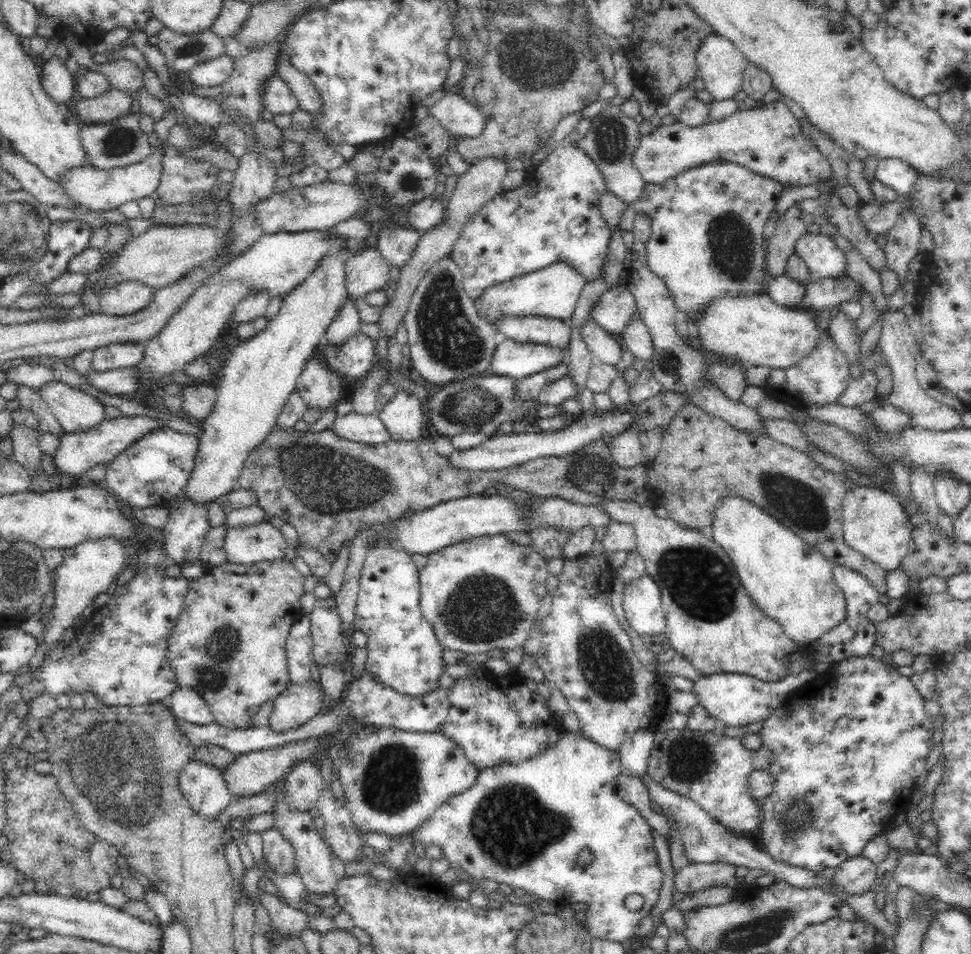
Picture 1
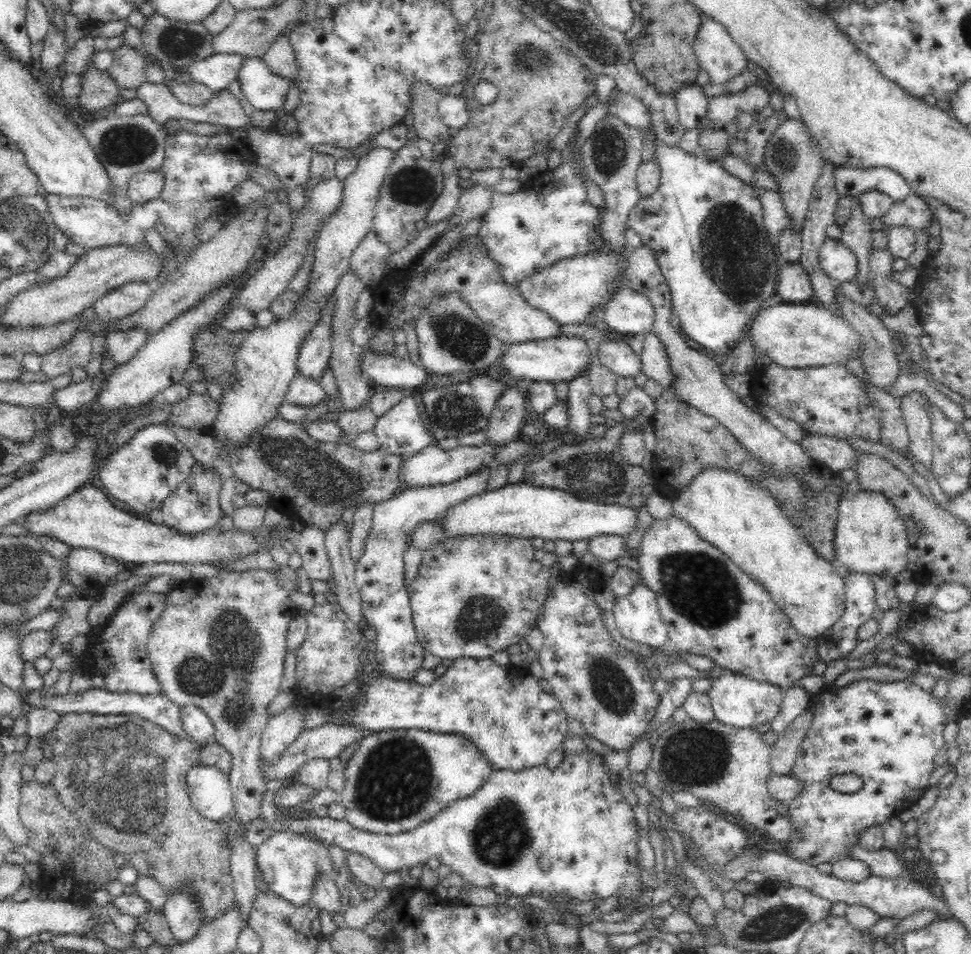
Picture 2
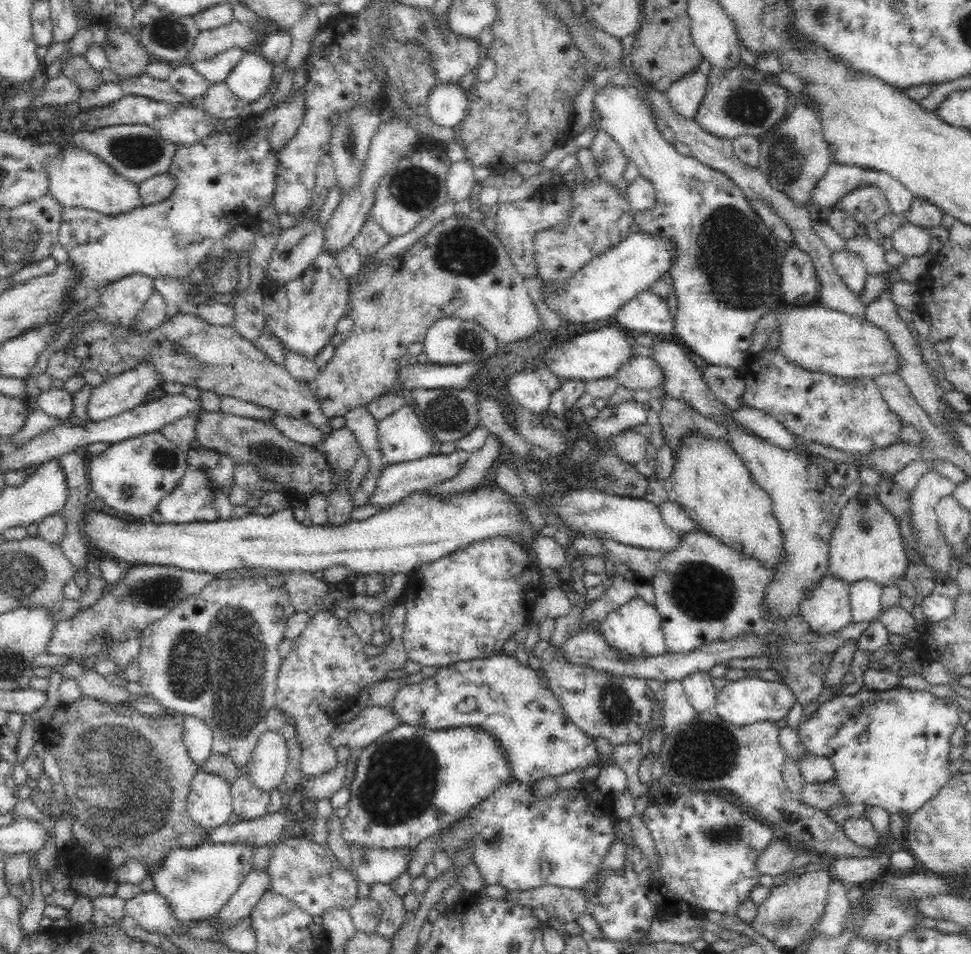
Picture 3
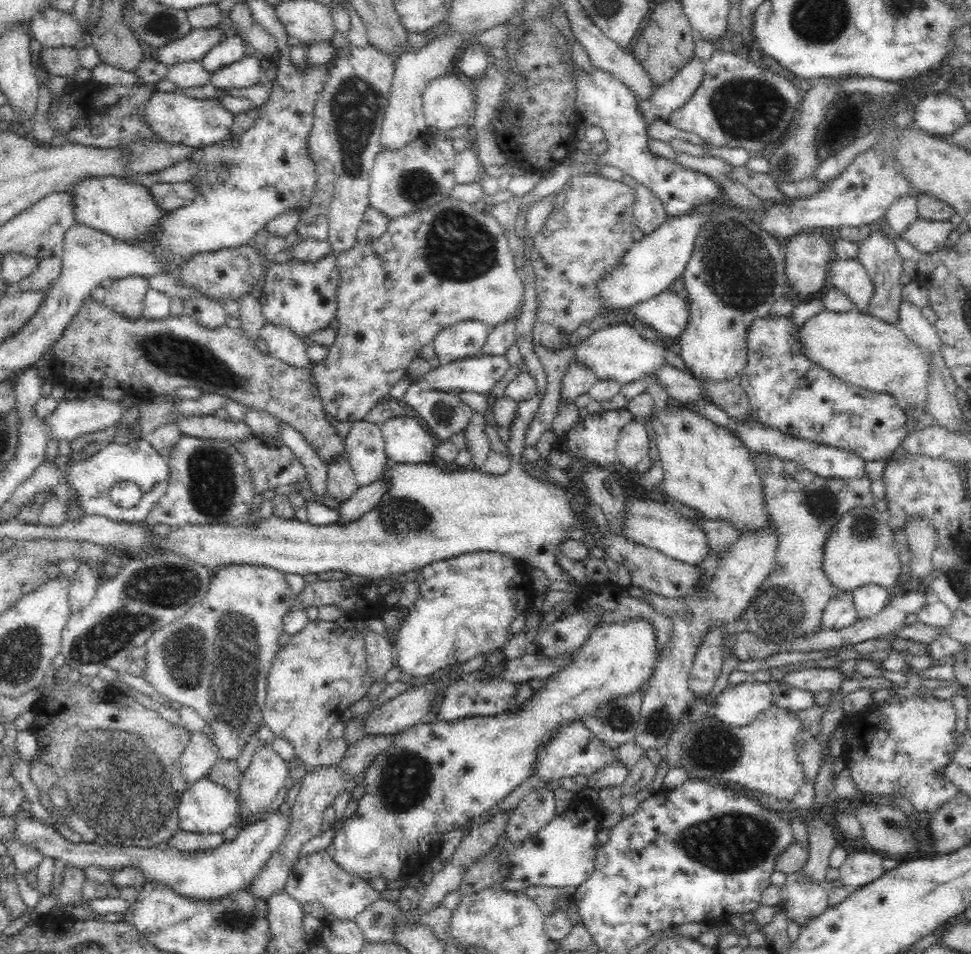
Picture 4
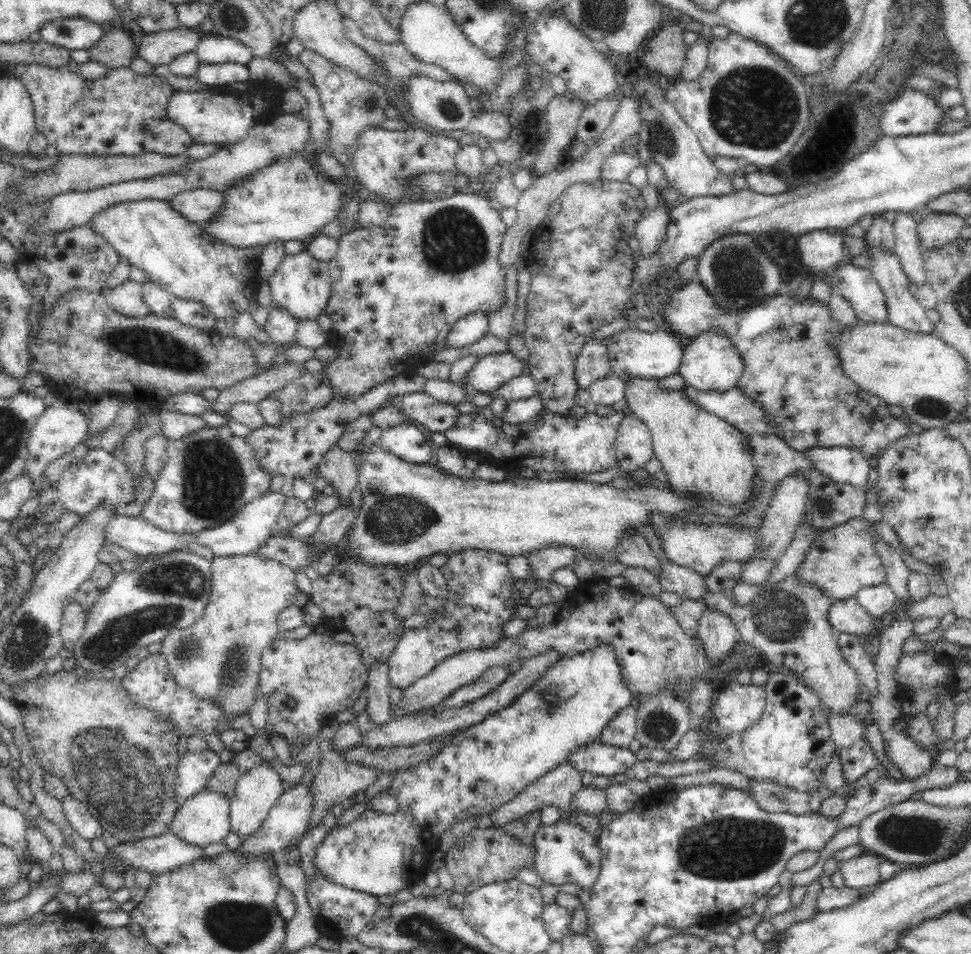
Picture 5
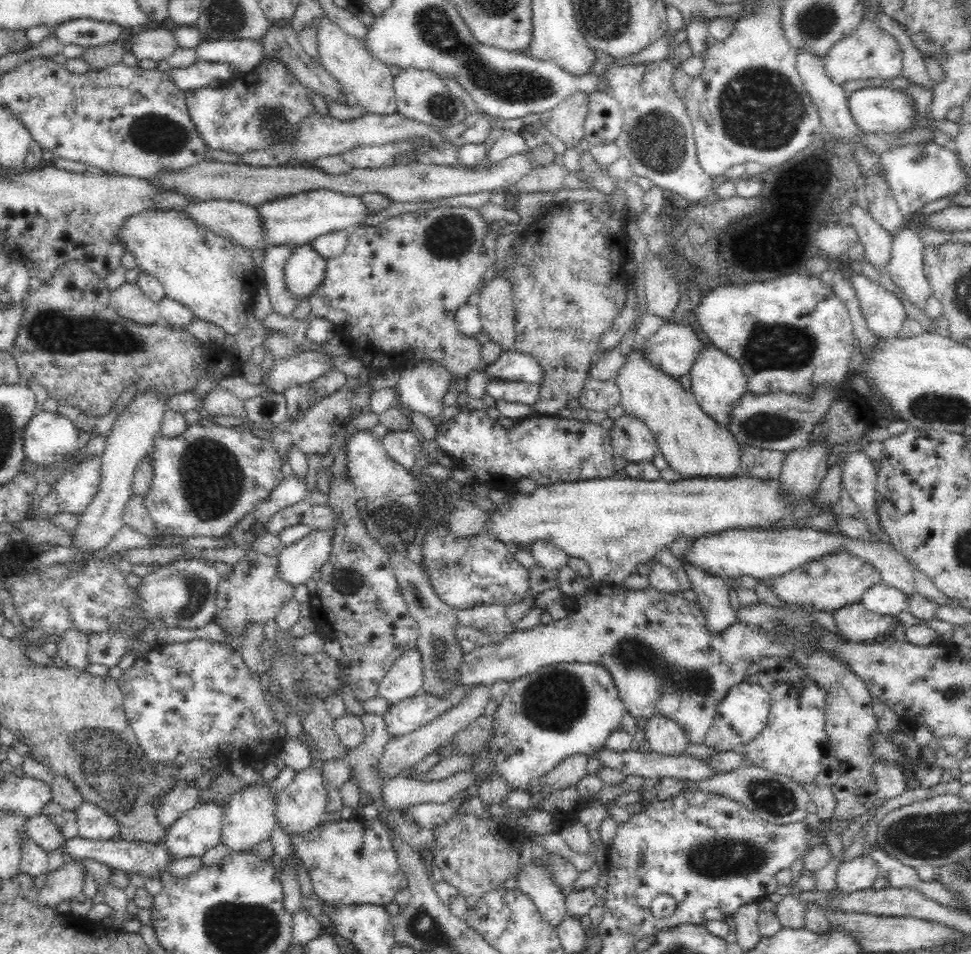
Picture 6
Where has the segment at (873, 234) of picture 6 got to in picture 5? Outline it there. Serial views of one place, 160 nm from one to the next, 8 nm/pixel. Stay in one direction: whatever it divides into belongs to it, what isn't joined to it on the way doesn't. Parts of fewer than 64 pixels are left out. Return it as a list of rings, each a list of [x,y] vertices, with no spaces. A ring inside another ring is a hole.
[[[866,245],[866,258],[868,259],[866,268],[885,294],[889,323],[914,333],[933,333],[935,319],[926,312],[916,298],[912,297],[911,292],[908,290],[910,281],[904,275],[894,250],[886,251],[886,249],[876,249],[876,247]]]

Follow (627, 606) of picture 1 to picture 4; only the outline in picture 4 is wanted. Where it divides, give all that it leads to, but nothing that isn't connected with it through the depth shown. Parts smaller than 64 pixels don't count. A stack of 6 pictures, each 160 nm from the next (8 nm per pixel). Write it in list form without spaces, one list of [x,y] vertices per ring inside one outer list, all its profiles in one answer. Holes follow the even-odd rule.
[[[638,617],[637,619],[626,619],[621,623],[600,625],[592,629],[590,636],[586,638],[584,644],[571,654],[571,662],[566,665],[564,669],[561,669],[552,677],[548,677],[539,682],[538,687],[534,689],[533,696],[530,696],[530,699],[522,707],[516,708],[514,711],[494,714],[493,716],[466,717],[455,722],[427,720],[405,729],[402,734],[398,736],[398,740],[394,742],[394,746],[390,746],[386,752],[378,755],[365,768],[365,772],[361,776],[361,778],[363,778],[363,784],[365,784],[365,794],[360,798],[358,810],[355,815],[352,815],[343,822],[342,829],[335,834],[328,848],[326,848],[328,853],[330,853],[330,857],[332,857],[332,861],[334,861],[334,864],[338,865],[338,867],[342,868],[342,871],[346,871],[350,873],[350,875],[356,875],[368,881],[368,884],[376,877],[386,879],[386,884],[389,884],[394,880],[407,880],[419,874],[424,874],[424,869],[428,869],[428,863],[433,860],[439,852],[441,838],[444,833],[470,824],[472,819],[478,819],[482,817],[483,814],[490,813],[491,809],[494,809],[497,805],[500,805],[511,792],[514,792],[522,782],[533,775],[537,754],[540,750],[544,750],[546,744],[550,744],[550,742],[554,740],[554,736],[556,736],[564,726],[568,726],[570,722],[574,721],[583,722],[586,717],[598,716],[598,712],[600,712],[602,706],[606,706],[606,704],[612,702],[612,700],[618,700],[620,696],[630,696],[630,694],[639,691],[641,684],[648,681],[655,670],[657,662],[656,654],[654,627],[650,627],[648,620]]]

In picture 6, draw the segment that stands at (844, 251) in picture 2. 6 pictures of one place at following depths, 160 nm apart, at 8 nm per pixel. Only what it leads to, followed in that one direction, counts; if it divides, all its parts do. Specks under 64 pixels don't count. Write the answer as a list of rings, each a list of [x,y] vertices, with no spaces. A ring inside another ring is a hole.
[[[861,272],[853,274],[851,281],[868,329],[880,340],[898,338],[908,320],[902,299]]]

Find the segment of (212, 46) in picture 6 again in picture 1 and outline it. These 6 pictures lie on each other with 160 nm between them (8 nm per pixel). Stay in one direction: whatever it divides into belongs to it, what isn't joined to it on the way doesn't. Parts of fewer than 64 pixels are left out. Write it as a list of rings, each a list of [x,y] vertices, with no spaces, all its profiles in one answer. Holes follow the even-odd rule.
[[[226,52],[194,65],[189,70],[191,82],[198,86],[218,86],[234,72],[234,57]]]

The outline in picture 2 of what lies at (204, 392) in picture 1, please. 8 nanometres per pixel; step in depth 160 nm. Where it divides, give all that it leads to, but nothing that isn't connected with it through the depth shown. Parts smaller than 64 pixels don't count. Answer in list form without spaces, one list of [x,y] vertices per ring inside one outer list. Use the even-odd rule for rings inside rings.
[[[193,394],[182,401],[172,403],[171,412],[165,424],[171,423],[177,426],[192,430],[204,430],[214,422],[218,414],[219,404],[210,395]]]

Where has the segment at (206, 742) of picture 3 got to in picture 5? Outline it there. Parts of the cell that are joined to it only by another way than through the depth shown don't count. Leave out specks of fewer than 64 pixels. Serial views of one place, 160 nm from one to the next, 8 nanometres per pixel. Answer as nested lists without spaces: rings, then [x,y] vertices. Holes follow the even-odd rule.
[[[213,750],[196,754],[188,752],[181,758],[174,783],[175,802],[179,808],[207,788],[208,779],[220,763],[219,754]]]

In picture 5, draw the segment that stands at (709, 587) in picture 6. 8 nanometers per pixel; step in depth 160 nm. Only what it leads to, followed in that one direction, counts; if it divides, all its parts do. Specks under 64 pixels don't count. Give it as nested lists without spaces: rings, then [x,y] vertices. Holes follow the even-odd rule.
[[[707,606],[704,617],[699,620],[697,636],[714,665],[718,665],[723,660],[722,656],[726,656],[739,640],[732,619],[713,606]]]

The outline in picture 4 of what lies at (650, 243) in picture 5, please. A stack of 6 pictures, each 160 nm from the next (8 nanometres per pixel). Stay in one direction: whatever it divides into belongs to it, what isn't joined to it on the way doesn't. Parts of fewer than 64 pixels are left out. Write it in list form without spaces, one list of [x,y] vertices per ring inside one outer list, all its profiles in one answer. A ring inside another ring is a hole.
[[[643,185],[636,186],[636,204],[634,204],[634,225],[644,237],[650,236],[667,220],[663,203]]]

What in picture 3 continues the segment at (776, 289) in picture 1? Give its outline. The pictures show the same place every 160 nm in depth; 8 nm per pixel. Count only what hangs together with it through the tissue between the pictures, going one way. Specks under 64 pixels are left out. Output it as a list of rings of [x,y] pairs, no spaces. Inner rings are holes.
[[[796,244],[788,246],[781,268],[781,291],[787,305],[813,304],[819,294],[819,278],[814,262]]]

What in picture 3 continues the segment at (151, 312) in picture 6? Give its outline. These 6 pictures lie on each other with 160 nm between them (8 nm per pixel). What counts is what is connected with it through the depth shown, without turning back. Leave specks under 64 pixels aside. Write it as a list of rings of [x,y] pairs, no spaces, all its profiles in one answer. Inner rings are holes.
[[[140,273],[128,275],[108,282],[94,310],[106,323],[128,327],[136,320],[154,290],[154,279],[151,276]]]

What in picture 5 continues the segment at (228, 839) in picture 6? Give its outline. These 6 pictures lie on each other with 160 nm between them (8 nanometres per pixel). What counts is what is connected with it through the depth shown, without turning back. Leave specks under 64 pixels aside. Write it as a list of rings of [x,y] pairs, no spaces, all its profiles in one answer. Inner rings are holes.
[[[267,763],[254,765],[238,779],[234,796],[230,798],[230,831],[240,838],[253,835],[265,822],[270,810],[283,793],[282,778]]]

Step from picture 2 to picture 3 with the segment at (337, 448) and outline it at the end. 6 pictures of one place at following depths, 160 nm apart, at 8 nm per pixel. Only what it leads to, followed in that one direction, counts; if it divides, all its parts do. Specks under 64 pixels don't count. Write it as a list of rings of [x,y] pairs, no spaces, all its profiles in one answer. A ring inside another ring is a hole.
[[[200,411],[194,426],[196,442],[201,446],[227,454],[236,465],[252,463],[268,480],[278,482],[286,488],[286,496],[292,501],[296,495],[307,498],[310,492],[328,495],[334,490],[331,469],[324,454],[316,447],[286,438],[268,421],[235,416],[222,411]]]

